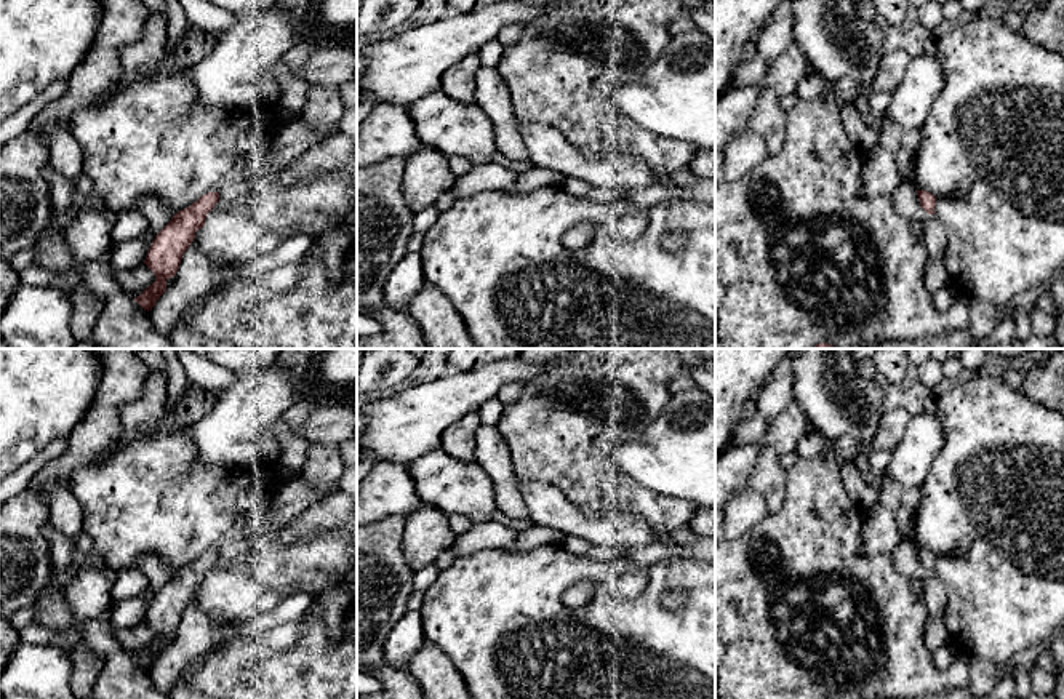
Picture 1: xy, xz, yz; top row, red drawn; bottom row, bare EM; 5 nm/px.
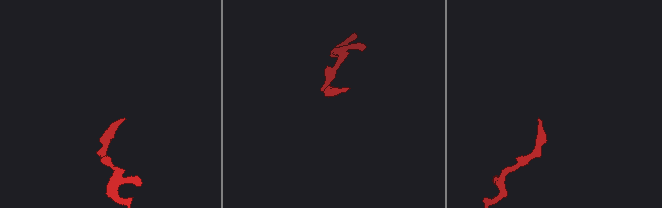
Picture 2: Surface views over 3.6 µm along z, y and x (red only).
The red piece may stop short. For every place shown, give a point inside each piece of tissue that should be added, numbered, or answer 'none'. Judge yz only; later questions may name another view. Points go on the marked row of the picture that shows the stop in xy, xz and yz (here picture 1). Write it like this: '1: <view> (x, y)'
1: yz (906, 202)

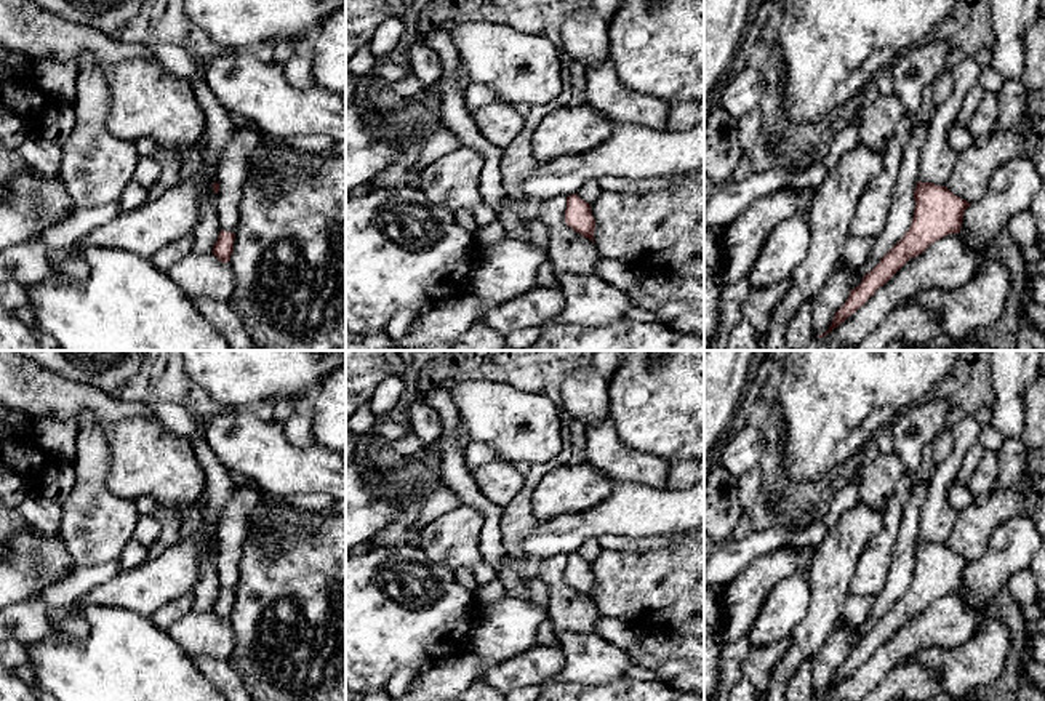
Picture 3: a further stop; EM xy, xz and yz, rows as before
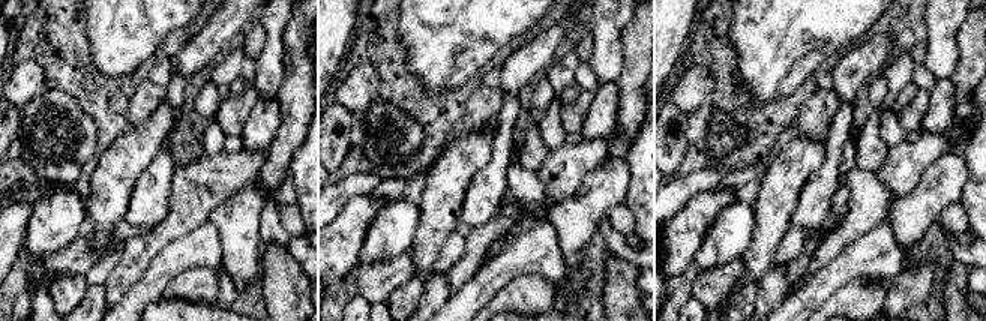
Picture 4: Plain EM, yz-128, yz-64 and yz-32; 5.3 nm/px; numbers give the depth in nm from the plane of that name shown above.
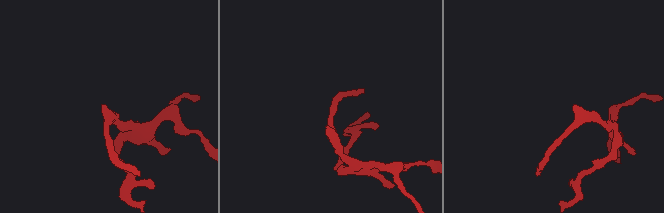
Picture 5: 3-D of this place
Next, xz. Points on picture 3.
none

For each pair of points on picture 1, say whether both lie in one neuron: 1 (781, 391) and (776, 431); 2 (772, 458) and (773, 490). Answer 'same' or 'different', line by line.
1: different
2: same

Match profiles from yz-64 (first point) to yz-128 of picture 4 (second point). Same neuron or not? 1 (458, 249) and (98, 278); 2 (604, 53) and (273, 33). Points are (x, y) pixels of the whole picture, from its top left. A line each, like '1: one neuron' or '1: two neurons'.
1: one neuron
2: one neuron

